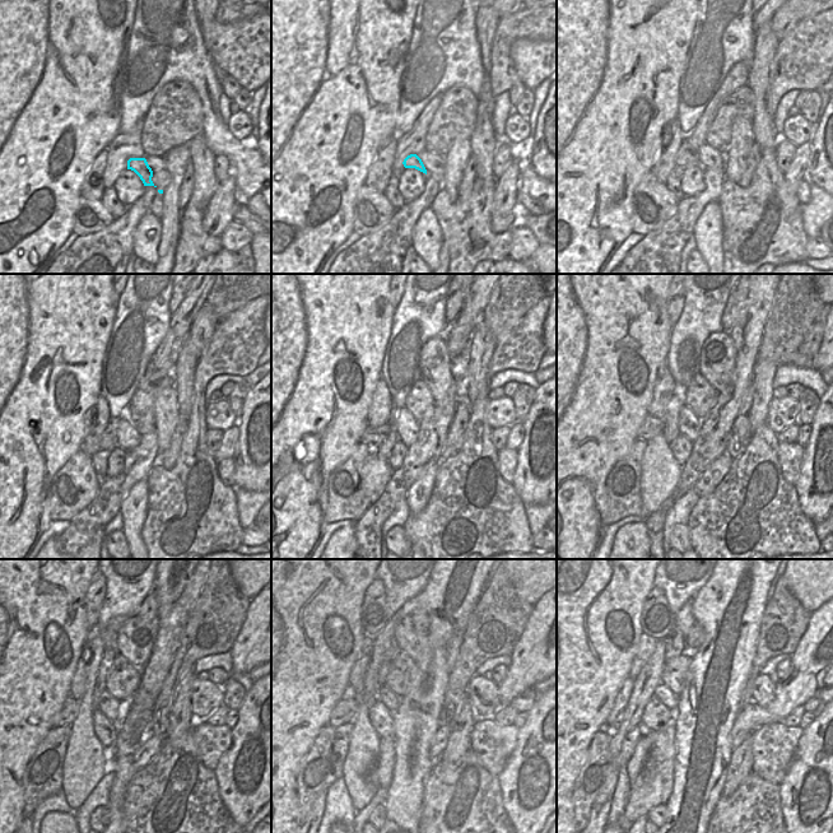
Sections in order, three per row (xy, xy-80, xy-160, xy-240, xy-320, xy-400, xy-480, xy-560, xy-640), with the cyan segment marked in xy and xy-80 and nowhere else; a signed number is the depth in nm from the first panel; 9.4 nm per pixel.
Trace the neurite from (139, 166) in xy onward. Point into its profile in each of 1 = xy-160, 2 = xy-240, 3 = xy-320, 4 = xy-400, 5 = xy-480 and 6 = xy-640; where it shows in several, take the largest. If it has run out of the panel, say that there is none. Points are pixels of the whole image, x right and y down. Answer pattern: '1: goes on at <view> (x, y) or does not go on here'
1: goes on at xy-160 (685, 156)
2: goes on at xy-240 (107, 441)
3: goes on at xy-320 (372, 437)
4: goes on at xy-400 (651, 427)
5: goes on at xy-480 (69, 711)
6: goes on at xy-640 (619, 719)

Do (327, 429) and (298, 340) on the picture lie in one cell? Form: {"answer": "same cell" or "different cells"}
{"answer": "same cell"}

